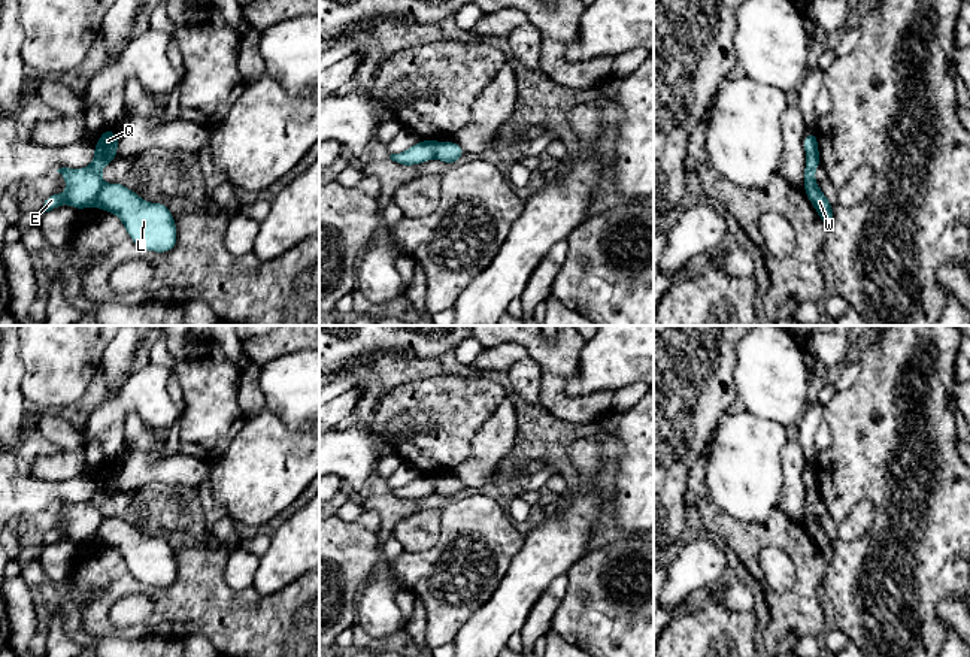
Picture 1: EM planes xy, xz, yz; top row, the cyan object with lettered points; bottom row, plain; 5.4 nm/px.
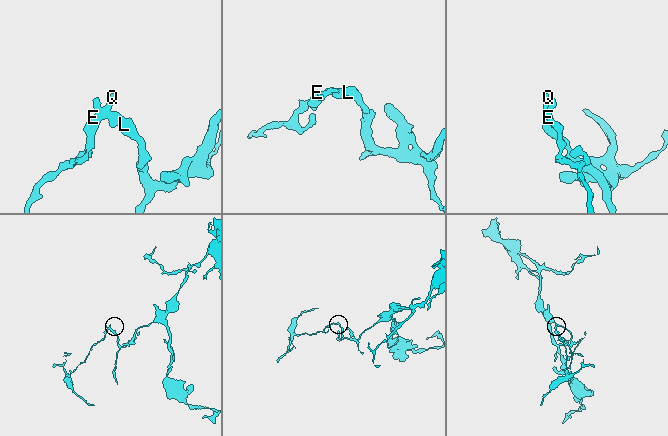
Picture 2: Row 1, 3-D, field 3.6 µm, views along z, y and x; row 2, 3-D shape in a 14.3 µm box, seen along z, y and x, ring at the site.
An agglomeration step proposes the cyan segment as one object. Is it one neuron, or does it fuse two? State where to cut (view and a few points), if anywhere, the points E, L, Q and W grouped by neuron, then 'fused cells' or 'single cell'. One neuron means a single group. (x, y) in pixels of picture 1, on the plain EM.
cut in xy along (103, 518), (94, 539); E Q / L W; fused cells

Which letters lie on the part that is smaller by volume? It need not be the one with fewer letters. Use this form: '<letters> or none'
E, Q

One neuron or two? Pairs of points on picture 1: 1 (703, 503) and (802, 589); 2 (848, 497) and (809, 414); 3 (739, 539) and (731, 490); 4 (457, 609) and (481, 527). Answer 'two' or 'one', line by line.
1: one
2: two
3: two
4: one

